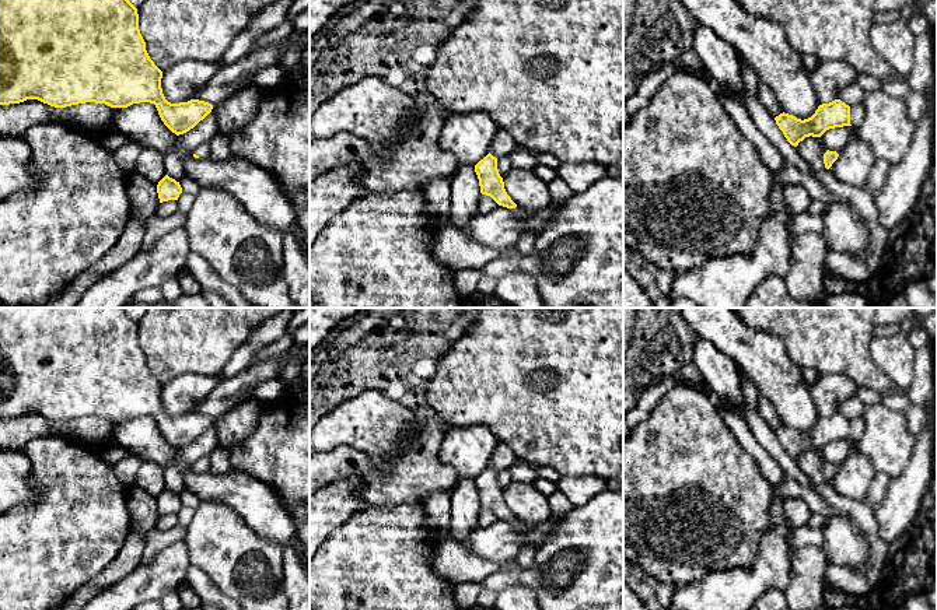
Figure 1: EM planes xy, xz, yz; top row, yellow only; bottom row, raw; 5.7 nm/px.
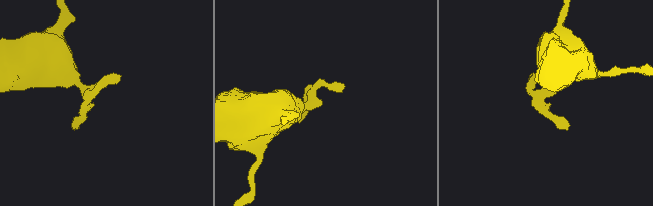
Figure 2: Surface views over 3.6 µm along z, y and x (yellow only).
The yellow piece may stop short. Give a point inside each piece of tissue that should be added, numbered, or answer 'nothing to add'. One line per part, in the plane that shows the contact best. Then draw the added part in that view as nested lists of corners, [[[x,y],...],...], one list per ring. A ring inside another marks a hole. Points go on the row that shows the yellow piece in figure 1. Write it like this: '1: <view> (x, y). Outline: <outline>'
1: xy (203, 150). Outline: [[[209,143],[200,144],[192,154],[196,154],[199,159],[209,158],[210,144]]]

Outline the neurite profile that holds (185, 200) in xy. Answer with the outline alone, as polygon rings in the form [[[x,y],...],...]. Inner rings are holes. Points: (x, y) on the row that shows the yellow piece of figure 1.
[[[182,192],[176,200],[176,206],[178,206],[176,211],[188,214],[193,201],[195,201],[193,194]]]

